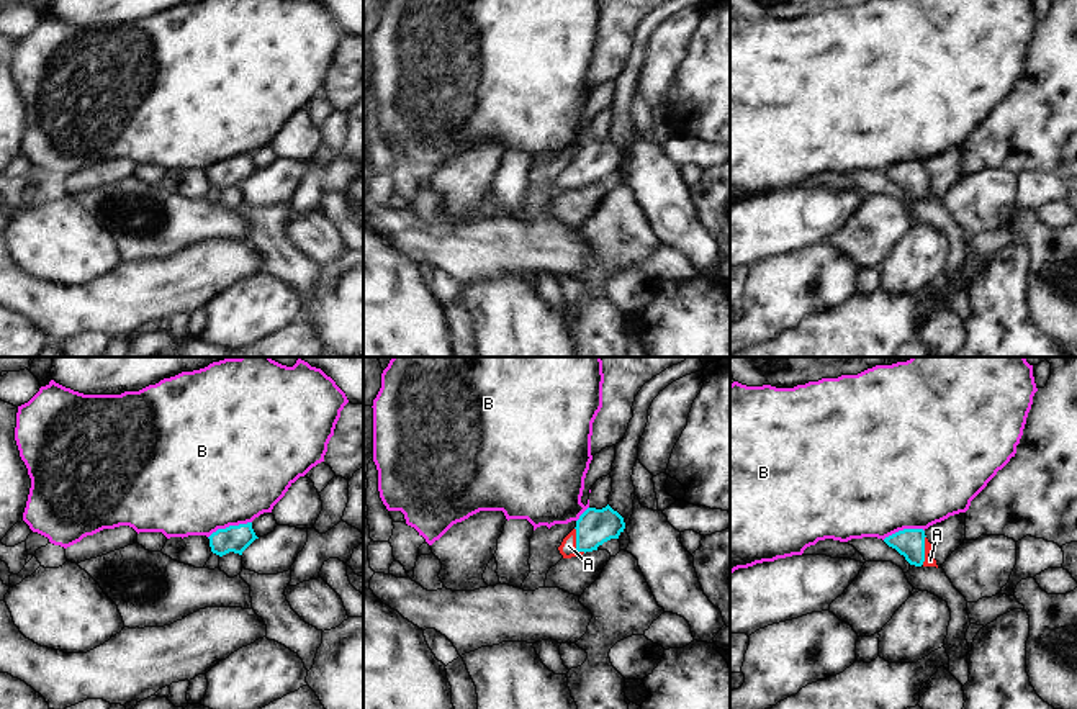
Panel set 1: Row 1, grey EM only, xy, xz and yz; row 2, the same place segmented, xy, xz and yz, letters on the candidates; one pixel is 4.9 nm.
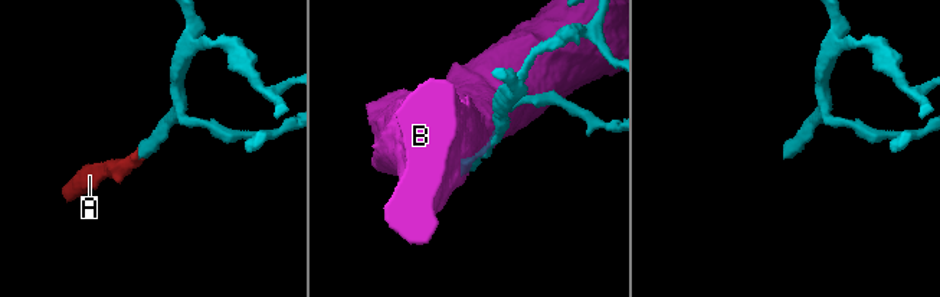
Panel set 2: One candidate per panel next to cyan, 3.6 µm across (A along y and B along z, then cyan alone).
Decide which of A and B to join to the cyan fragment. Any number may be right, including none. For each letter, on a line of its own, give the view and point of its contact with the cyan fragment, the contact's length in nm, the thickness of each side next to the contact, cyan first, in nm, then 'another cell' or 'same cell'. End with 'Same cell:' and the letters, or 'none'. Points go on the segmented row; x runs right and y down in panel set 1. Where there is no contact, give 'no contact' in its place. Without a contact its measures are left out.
A: meets cyan in xz at (576, 542); contact 140 nm long; 180 nm thick on the cyan side, 80 nm on the other; same cell
B: meets cyan in xy at (229, 526); contact 240 nm long; 130 nm thick on the cyan side, 500 nm on the other; another cell
Same cell: A

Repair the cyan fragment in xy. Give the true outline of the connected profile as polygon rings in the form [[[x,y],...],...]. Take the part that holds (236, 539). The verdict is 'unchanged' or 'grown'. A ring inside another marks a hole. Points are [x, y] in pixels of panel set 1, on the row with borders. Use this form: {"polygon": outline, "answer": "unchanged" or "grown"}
{"polygon": [[[252,522],[218,529],[210,537],[211,552],[223,557],[229,552],[242,555],[242,552],[259,539],[252,529]]], "answer": "unchanged"}

